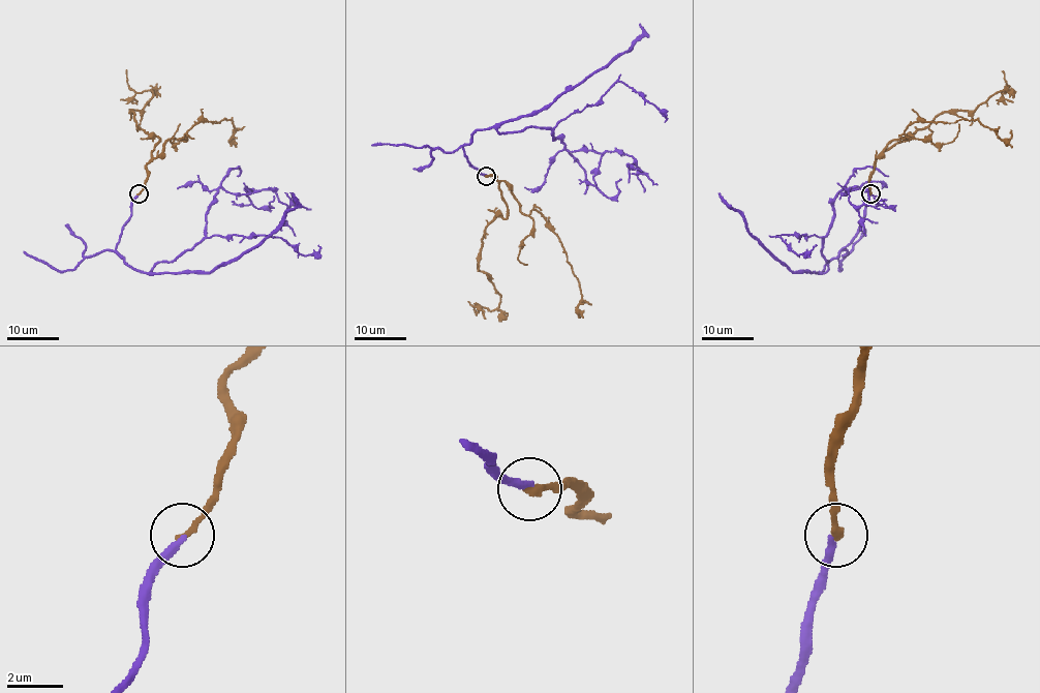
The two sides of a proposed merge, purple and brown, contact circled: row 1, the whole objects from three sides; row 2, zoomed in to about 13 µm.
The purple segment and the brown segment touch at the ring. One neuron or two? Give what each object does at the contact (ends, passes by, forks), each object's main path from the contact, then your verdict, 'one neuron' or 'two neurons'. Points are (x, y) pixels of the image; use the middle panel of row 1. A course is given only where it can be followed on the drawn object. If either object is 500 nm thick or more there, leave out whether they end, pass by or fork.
purple ends there; brown ends there; purple runs (486, 175), (463, 148), (477, 130), (547, 127), (566, 150), (601, 155), (593, 178), (609, 198), (620, 178); brown runs (486, 176), (497, 181), (507, 217), (496, 217), (485, 230), (477, 265), (500, 303), (476, 313), (473, 307); one neuron

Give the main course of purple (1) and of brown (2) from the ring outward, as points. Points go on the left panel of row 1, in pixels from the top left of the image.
1: (139, 193), (115, 249), (145, 272), (205, 236), (219, 188), (254, 190), (256, 208), (273, 196)
2: (139, 193), (159, 139), (138, 127), (129, 111), (141, 111), (153, 92), (133, 91), (125, 70)

